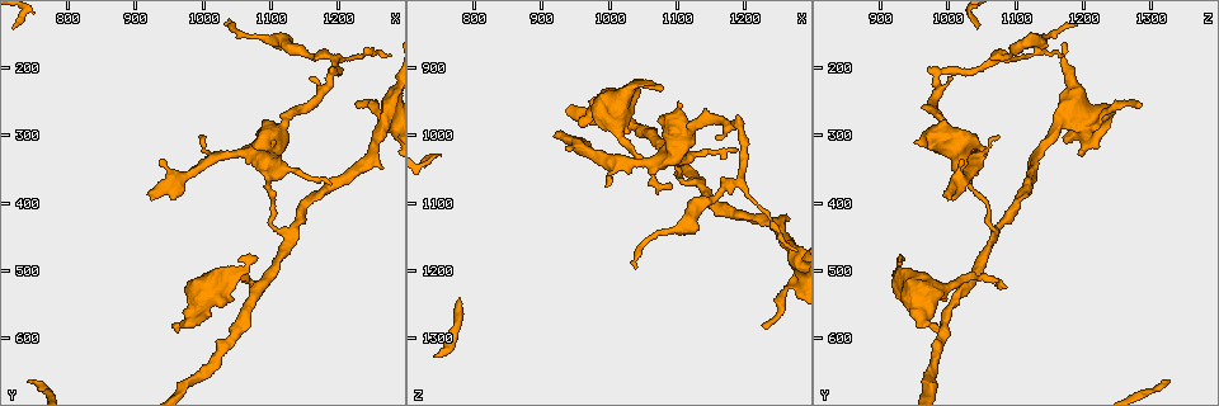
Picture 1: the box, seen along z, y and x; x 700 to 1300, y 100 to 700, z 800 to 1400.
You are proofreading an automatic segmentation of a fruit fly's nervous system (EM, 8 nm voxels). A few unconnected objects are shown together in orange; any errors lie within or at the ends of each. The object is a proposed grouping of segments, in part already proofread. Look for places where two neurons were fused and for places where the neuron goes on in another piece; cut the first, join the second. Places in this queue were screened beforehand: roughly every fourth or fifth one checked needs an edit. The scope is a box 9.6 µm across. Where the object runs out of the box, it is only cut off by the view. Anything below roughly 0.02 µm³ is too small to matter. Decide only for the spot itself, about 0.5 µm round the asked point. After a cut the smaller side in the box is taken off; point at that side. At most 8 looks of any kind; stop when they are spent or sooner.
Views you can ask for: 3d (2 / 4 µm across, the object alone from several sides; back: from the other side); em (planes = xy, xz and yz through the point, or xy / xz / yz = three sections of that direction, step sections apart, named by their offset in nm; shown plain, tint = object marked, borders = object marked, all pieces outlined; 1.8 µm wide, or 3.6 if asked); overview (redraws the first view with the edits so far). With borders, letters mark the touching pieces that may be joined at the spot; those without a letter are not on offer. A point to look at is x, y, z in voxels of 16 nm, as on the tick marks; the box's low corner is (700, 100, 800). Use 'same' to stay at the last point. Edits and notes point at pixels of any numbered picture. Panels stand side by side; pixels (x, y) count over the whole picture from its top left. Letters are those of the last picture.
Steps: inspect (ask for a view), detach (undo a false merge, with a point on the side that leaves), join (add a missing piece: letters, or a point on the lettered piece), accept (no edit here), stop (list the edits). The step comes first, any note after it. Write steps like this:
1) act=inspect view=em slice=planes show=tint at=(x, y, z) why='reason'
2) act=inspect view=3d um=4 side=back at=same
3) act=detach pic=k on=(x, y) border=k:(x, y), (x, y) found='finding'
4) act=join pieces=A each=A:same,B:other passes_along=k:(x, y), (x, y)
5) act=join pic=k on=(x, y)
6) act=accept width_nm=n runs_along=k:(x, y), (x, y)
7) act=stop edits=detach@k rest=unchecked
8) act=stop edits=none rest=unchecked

act=inspect view=em slice=yz step=4 show=tint at=(1080, 485, 930) why='branch stops here'

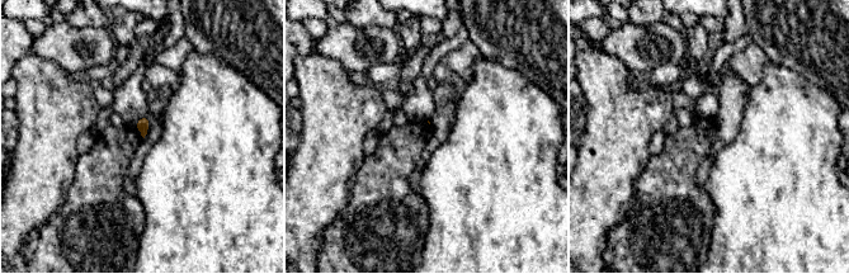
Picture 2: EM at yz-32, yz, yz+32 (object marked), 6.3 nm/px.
act=inspect view=em slice=planes show=borders at=same

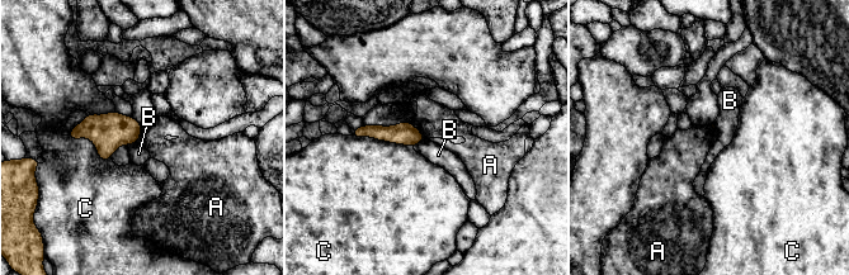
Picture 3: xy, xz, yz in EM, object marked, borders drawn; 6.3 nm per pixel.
act=accept each=A:other,B:other,C:other runs_along=3:(355, 132), (406, 133), (419, 137) found='none of them fits'

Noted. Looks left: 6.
act=inspect view=em slice=xz step=8 show=tint at=(1105, 440, 1070) why='branch point'

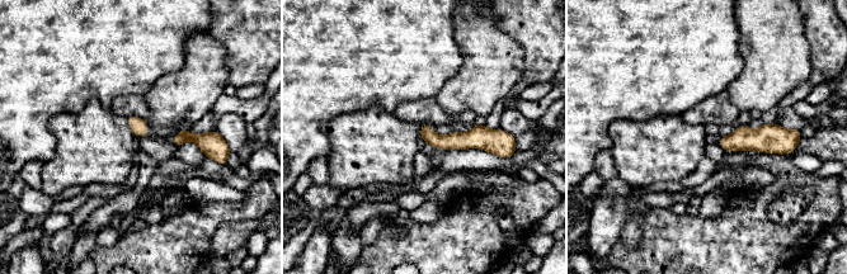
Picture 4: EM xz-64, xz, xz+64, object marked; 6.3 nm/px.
act=inspect view=em slice=planes show=borders at=same

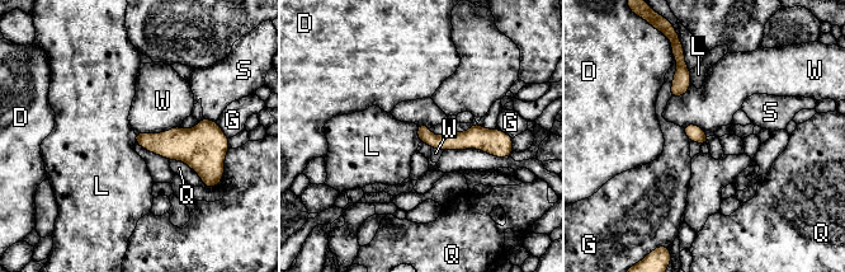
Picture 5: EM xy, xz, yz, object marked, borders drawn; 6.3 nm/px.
act=accept each=D:other,G:other,L:other,Q:other,S:other,W:other border=5:(416, 125), (416, 136), (420, 141) found='all the same neuron'

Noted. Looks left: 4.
act=inspect view=3d um=4 at=(925, 395, 1000) why='an open end'

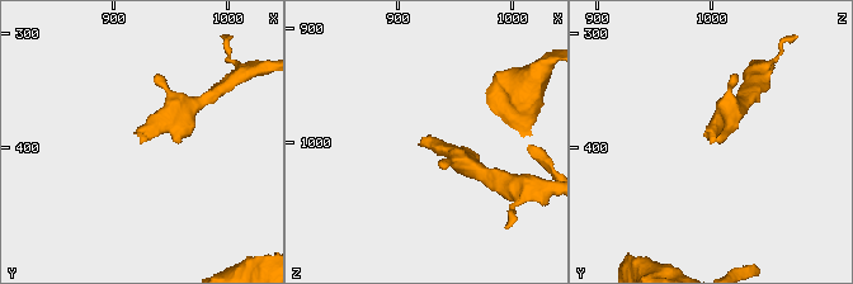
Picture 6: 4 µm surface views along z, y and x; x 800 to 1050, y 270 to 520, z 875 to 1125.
act=inspect view=em slice=planes show=borders at=(924, 398, 998)

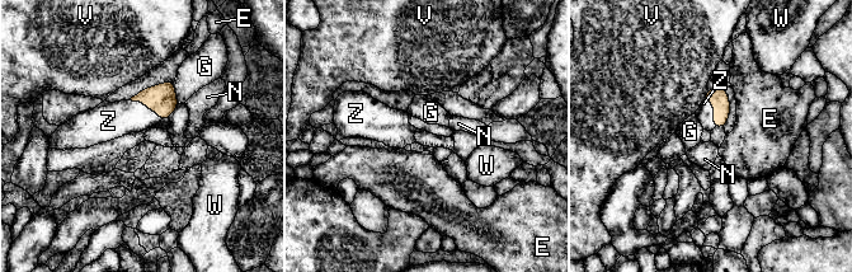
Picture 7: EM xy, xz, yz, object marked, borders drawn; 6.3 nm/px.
act=join pieces=Z each=E:other,G:other,N:other,V:other,W:other,Z:same passes_along=7:(161, 98), (147, 107), (111, 121) found='the neuron continues'

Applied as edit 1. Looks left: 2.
act=stop edits=join@7 rest=unchecked

